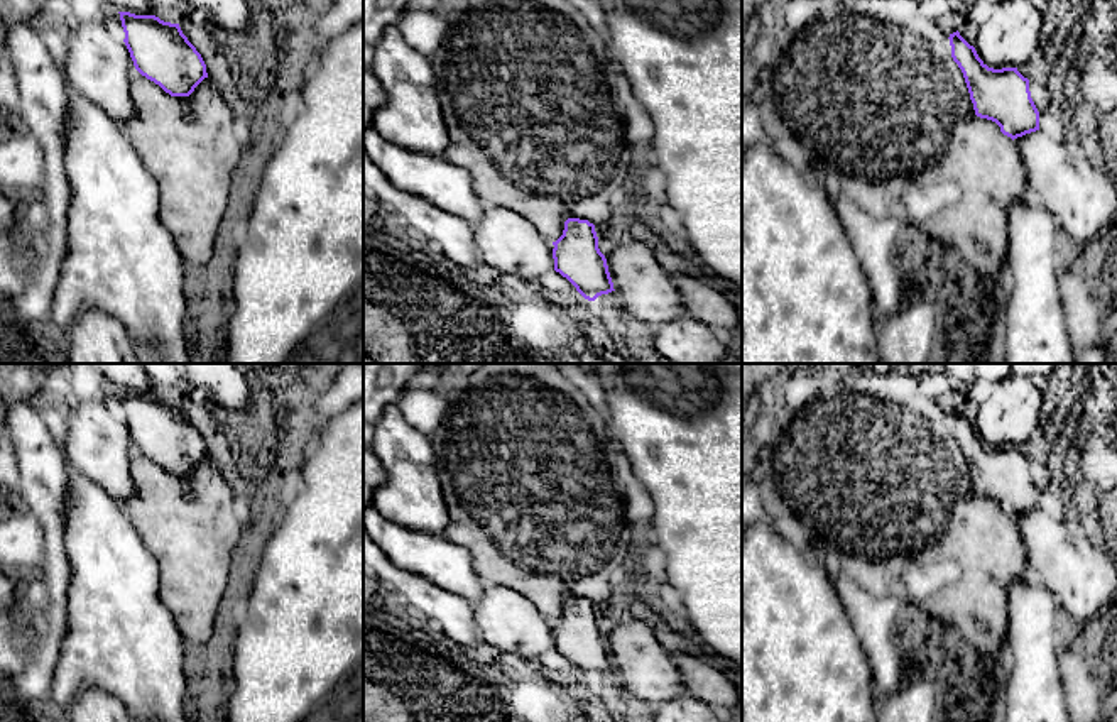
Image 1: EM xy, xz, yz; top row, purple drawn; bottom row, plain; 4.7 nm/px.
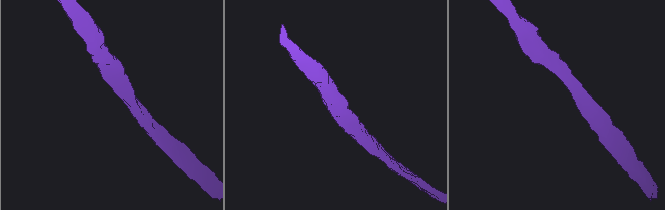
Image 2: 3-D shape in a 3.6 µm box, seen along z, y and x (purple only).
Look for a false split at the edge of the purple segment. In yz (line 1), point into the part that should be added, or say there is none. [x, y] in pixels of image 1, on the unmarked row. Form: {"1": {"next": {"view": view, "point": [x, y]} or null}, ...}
{"1": {"next": null}}

